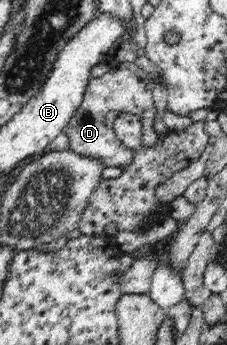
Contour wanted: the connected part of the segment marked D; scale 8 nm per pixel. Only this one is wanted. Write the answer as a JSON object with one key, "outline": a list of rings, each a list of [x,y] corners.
{"outline":[[[135,63],[112,65],[103,75],[89,79],[79,110],[66,126],[64,133],[69,139],[68,148],[89,158],[98,158],[107,168],[126,169],[135,156],[135,151],[127,148],[113,132],[112,124],[121,112],[129,112],[139,118],[142,124],[142,146],[153,146],[161,134],[153,129],[156,109],[153,102],[155,83],[149,74]]]}

